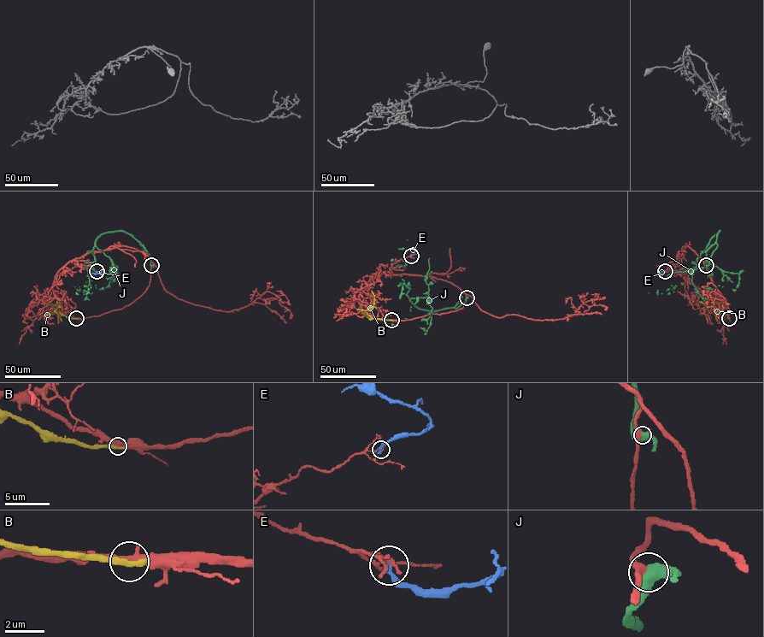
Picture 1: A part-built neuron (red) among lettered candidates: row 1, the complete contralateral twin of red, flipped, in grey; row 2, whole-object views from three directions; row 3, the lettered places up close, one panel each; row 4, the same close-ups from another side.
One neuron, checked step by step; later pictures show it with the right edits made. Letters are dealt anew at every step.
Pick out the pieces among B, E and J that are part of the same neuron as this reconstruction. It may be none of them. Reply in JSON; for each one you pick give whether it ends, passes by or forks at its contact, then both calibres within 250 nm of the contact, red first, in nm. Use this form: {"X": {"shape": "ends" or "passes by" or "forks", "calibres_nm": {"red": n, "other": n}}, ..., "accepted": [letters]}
{"accepted": []}

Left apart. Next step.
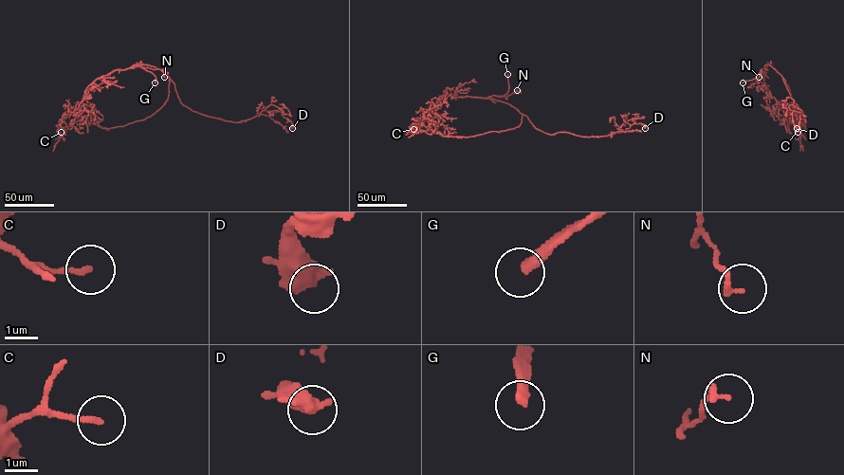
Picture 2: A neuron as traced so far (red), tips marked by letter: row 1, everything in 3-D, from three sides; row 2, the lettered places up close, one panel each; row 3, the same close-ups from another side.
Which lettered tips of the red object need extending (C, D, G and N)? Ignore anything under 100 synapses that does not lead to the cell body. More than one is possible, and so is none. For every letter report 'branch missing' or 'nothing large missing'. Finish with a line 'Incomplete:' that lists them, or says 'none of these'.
C: nothing large missing
D: nothing large missing
G: branch missing
N: nothing large missing
Incomplete: G

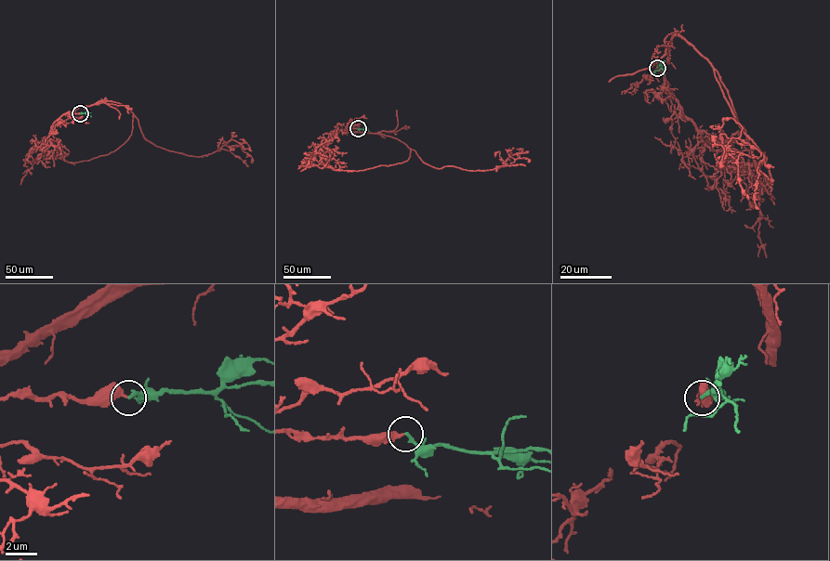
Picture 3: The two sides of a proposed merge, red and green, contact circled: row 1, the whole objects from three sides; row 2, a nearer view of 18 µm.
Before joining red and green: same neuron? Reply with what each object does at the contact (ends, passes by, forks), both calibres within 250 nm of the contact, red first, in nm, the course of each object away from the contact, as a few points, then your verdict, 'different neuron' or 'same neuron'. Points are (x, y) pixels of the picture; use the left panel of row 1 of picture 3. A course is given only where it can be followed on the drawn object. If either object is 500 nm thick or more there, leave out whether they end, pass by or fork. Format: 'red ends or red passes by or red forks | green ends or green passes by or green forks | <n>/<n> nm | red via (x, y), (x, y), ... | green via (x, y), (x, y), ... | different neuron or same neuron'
red ends | green ends | 400/240 nm | red via (80, 113), (67, 112), (122, 104), (147, 140), (191, 156), (232, 139), (249, 149), (240, 139) | green via (80, 113), (91, 116) | same neuron

